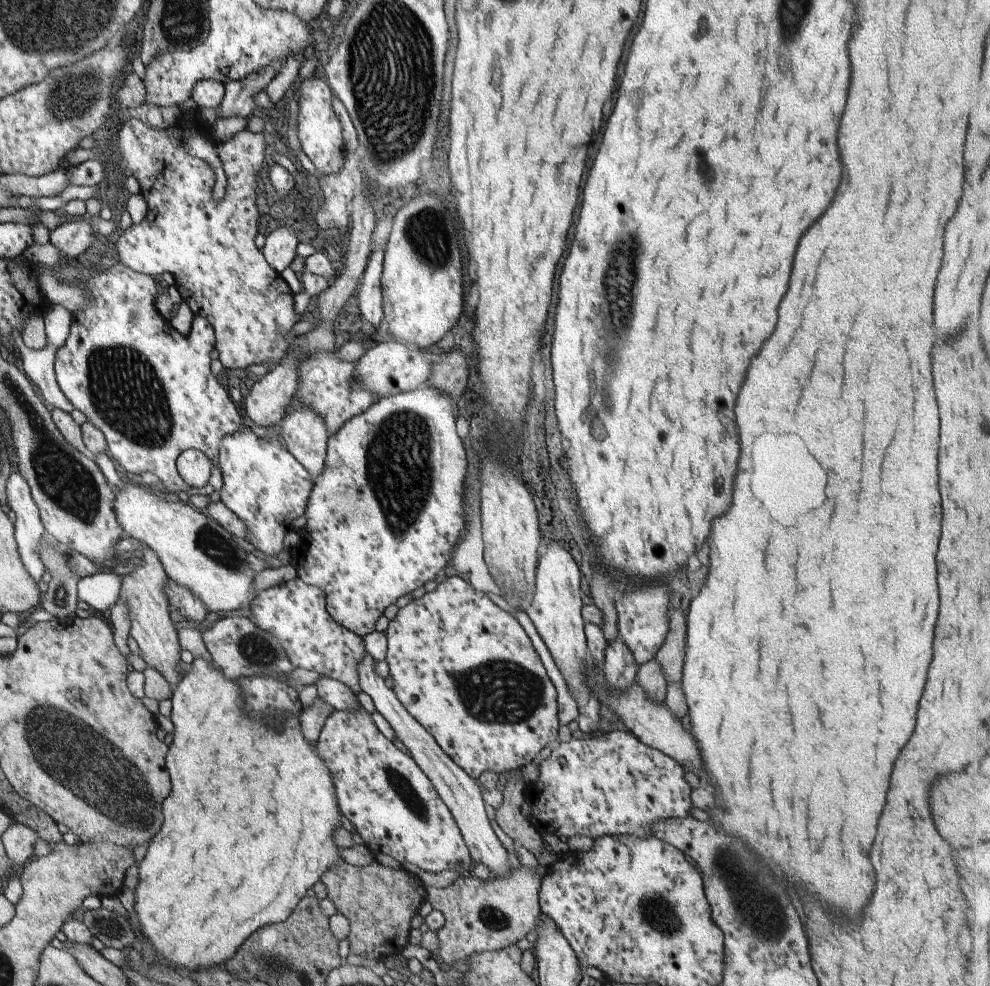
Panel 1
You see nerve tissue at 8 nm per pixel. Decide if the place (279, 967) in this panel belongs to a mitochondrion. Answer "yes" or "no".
yes

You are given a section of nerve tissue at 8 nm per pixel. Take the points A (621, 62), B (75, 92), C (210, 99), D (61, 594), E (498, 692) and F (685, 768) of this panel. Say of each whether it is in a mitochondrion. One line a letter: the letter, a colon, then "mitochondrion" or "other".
A: other
B: mitochondrion
C: other
D: mitochondrion
E: mitochondrion
F: other

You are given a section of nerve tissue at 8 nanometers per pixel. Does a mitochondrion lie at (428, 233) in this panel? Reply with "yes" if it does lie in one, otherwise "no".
yes

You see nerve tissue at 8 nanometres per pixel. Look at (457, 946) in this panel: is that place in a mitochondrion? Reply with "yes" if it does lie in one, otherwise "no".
no

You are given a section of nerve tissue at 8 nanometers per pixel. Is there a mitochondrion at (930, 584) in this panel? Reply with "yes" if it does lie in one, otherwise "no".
no

